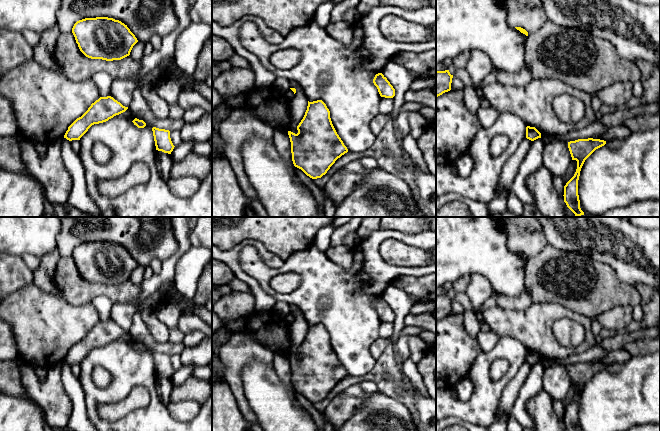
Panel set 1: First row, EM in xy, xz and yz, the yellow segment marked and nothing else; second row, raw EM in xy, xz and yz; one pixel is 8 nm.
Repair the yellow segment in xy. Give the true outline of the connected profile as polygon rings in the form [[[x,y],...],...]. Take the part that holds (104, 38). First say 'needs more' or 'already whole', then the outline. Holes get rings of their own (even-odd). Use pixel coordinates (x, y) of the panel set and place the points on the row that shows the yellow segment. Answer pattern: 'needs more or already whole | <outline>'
already whole | [[[108,17],[79,20],[72,33],[80,51],[91,59],[121,60],[130,55],[138,42],[127,25]]]

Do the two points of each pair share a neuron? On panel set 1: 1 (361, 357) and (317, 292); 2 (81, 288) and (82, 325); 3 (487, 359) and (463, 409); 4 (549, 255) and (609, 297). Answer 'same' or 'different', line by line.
1: same
2: different
3: same
4: same

